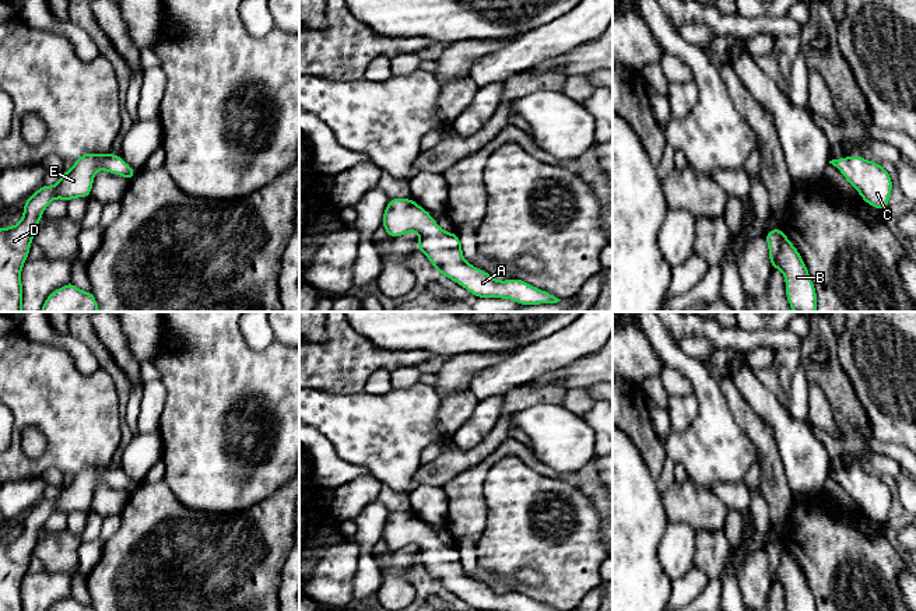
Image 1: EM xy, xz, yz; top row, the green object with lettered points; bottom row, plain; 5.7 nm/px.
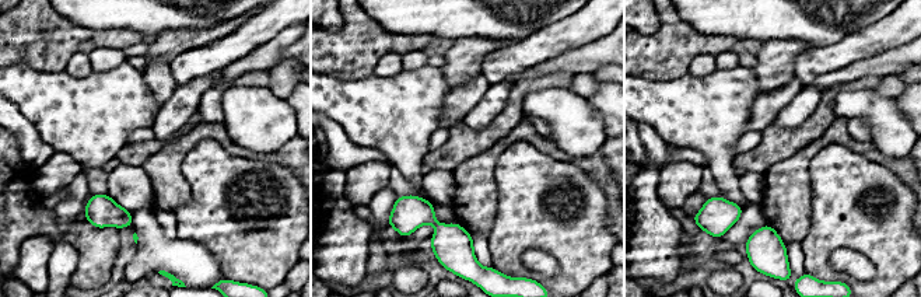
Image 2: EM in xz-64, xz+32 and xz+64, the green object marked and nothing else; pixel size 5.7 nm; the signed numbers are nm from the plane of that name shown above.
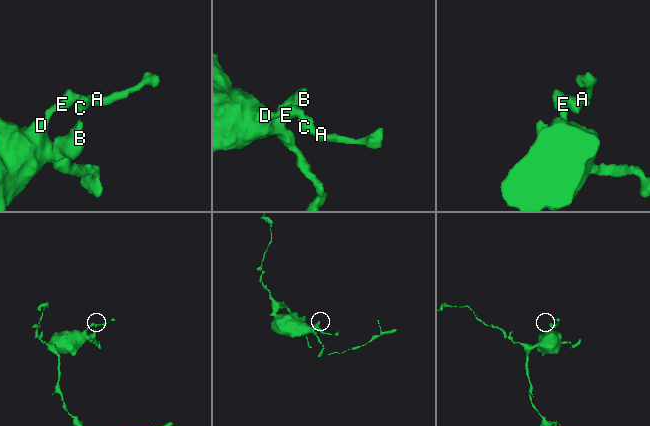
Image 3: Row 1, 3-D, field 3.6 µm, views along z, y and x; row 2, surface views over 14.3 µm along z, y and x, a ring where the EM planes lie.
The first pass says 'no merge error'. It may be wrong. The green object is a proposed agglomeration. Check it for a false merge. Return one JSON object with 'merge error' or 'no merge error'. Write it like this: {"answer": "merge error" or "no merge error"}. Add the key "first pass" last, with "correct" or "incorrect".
{"answer": "no merge error", "first pass": "correct"}

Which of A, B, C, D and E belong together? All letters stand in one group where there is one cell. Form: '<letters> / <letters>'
A B C D E

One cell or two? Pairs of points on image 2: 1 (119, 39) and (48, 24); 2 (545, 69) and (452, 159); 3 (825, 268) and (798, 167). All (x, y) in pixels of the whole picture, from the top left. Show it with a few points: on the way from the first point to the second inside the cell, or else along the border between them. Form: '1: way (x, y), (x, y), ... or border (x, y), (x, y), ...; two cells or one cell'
1: way (101, 39), (66, 38); one cell
2: border (570, 72), (524, 77), (512, 86); two cells
3: border (812, 184), (811, 226), (799, 244); two cells

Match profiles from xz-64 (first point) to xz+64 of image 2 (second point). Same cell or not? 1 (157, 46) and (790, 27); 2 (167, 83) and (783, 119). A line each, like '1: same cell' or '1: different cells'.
1: different cells
2: different cells

